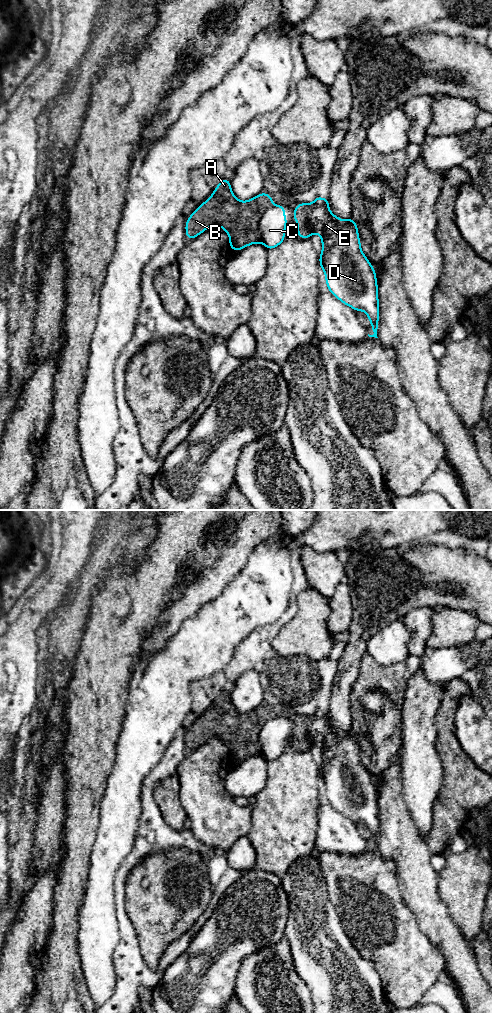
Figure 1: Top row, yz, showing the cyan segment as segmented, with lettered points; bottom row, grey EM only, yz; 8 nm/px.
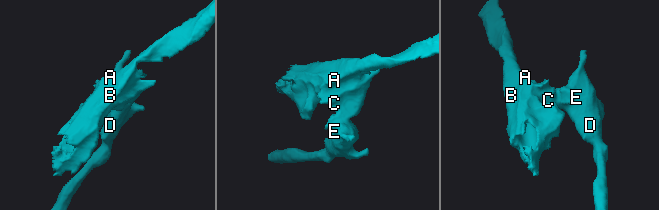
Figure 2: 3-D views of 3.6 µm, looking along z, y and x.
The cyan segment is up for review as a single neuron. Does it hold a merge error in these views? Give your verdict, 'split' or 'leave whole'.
split

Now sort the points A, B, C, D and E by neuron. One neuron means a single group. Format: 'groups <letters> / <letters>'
groups A B / C D E

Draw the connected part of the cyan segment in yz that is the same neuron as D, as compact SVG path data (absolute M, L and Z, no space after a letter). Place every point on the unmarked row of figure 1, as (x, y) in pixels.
M316 707L311 718L307 740L312 746L321 748L322 764L319 766L319 776L325 786L328 803L355 824L364 823L374 844L368 848L378 850L379 809L376 782L362 763L357 735L352 728L348 732L335 728L329 720L328 709Z

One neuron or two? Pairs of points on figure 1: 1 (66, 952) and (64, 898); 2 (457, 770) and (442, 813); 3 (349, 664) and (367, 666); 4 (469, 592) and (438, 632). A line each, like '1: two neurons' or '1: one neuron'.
1: one neuron
2: one neuron
3: two neurons
4: two neurons

